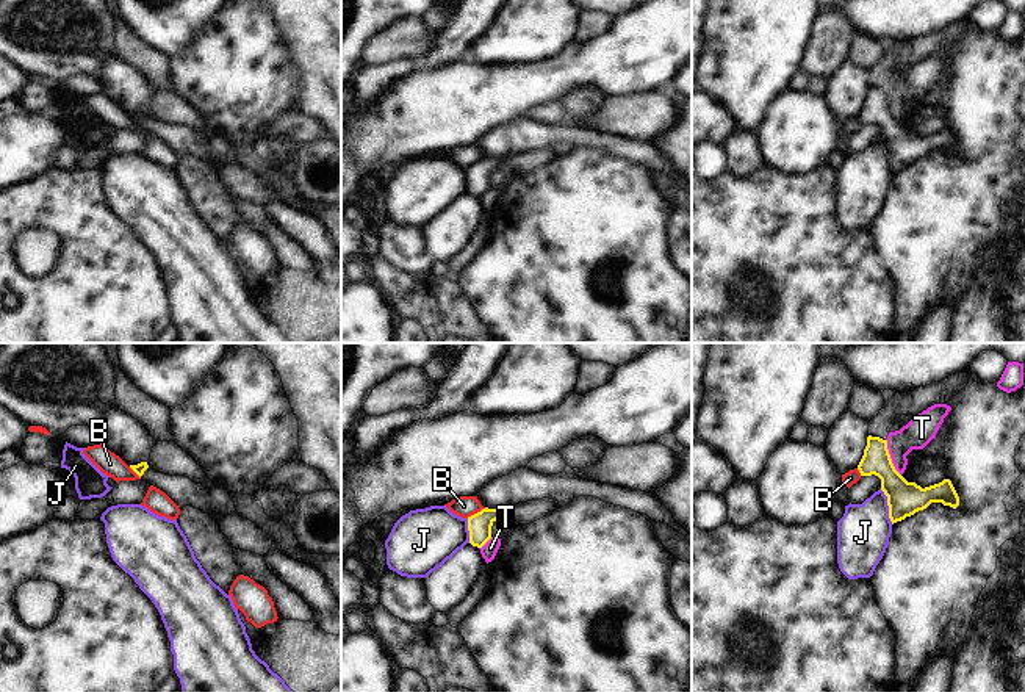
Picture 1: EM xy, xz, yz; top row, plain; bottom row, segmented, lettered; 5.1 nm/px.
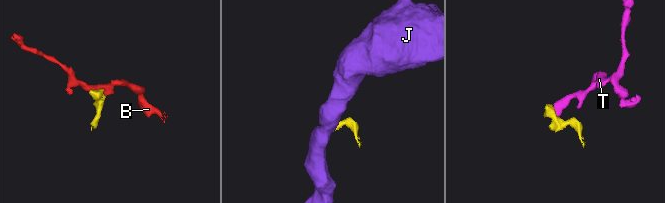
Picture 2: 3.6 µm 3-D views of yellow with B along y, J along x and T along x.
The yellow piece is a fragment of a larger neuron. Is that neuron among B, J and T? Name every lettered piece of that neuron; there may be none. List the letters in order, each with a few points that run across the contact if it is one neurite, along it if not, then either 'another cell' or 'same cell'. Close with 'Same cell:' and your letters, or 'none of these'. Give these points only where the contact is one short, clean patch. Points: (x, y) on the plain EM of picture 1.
B: line xz (485, 157), (467, 166); another cell
J: line yz (880, 138), (886, 146), (888, 166), (892, 172); another cell
T: line yz (886, 90), (891, 111), (900, 124); another cell
Same cell: none of these

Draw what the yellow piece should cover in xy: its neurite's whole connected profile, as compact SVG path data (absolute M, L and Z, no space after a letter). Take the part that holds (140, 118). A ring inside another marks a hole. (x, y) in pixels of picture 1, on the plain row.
M147 111L130 114L130 117L144 132L164 141L178 155L178 158L192 155L205 163L224 166L232 164L236 160L228 139L219 132L213 132L210 138L205 138L202 133L196 133L186 125L163 124L150 117Z

